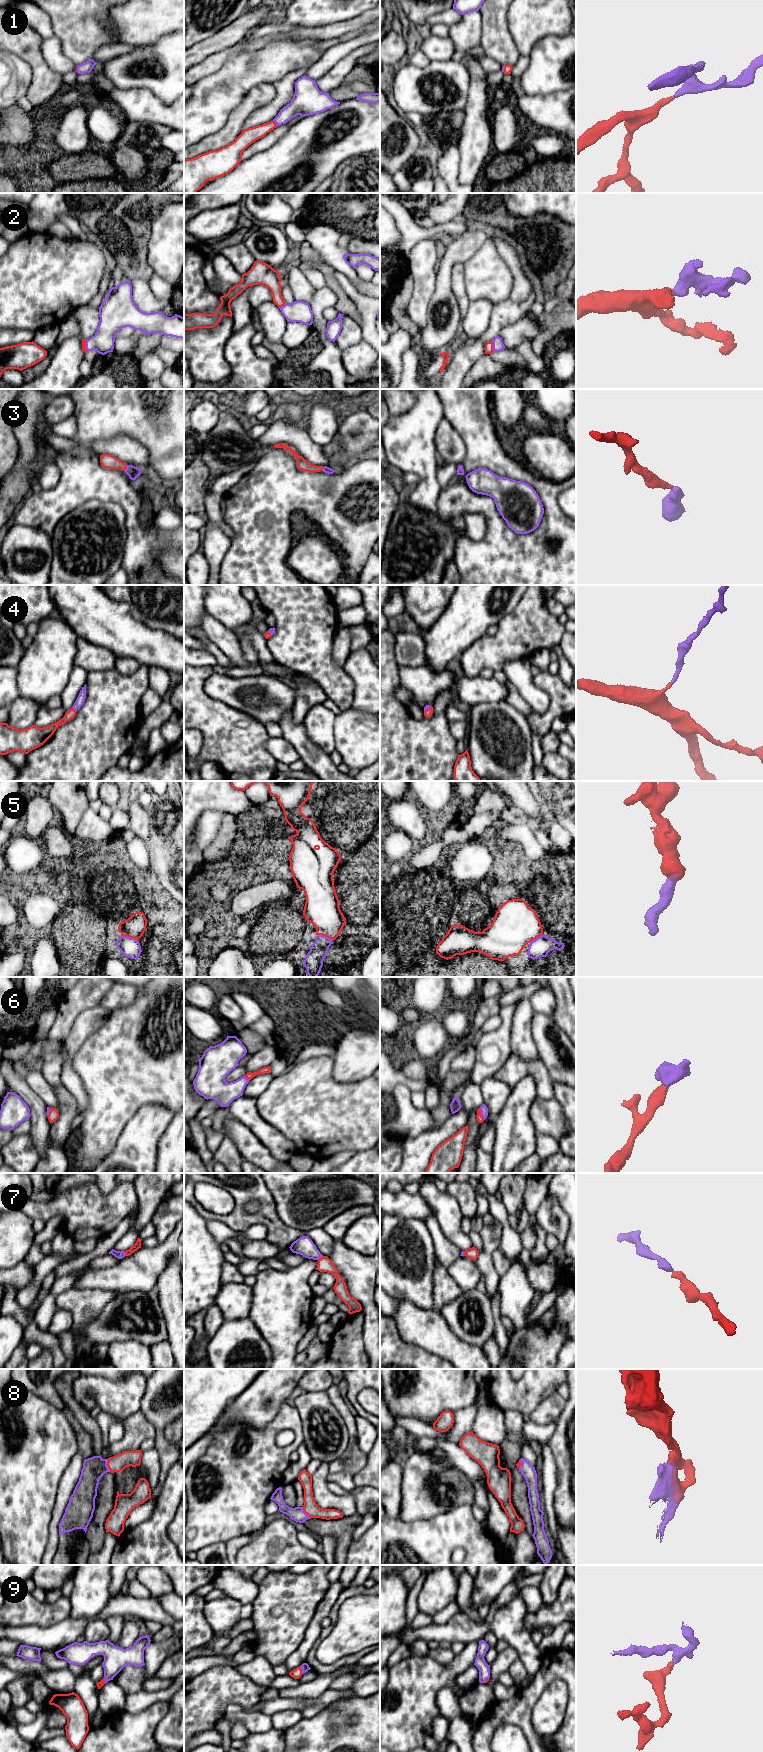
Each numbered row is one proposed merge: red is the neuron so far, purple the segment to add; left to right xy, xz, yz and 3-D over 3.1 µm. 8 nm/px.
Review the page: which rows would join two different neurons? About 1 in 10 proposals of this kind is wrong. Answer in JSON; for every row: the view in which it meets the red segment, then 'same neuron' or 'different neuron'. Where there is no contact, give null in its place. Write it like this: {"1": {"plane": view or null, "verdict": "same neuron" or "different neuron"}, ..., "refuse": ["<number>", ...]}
{"1": {"plane": "xz", "verdict": "same neuron"}, "2": {"plane": "yz", "verdict": "same neuron"}, "3": {"plane": "xy", "verdict": "same neuron"}, "4": {"plane": "xy", "verdict": "same neuron"}, "5": {"plane": "xy", "verdict": "same neuron"}, "6": {"plane": "yz", "verdict": "same neuron"}, "7": {"plane": "xz", "verdict": "same neuron"}, "8": {"plane": "xy", "verdict": "same neuron"}, "9": {"plane": "xz", "verdict": "same neuron"}, "refuse": []}

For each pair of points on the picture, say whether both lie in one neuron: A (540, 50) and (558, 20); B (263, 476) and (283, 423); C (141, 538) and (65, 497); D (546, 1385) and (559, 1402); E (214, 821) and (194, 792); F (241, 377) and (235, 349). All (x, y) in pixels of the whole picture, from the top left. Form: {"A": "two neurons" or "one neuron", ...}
{"A": "two neurons", "B": "two neurons", "C": "one neuron", "D": "two neurons", "E": "two neurons", "F": "one neuron"}

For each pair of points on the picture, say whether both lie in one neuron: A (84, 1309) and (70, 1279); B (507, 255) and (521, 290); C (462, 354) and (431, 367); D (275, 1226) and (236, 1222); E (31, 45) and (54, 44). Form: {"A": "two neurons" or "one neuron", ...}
{"A": "two neurons", "B": "one neuron", "C": "two neurons", "D": "one neuron", "E": "two neurons"}

